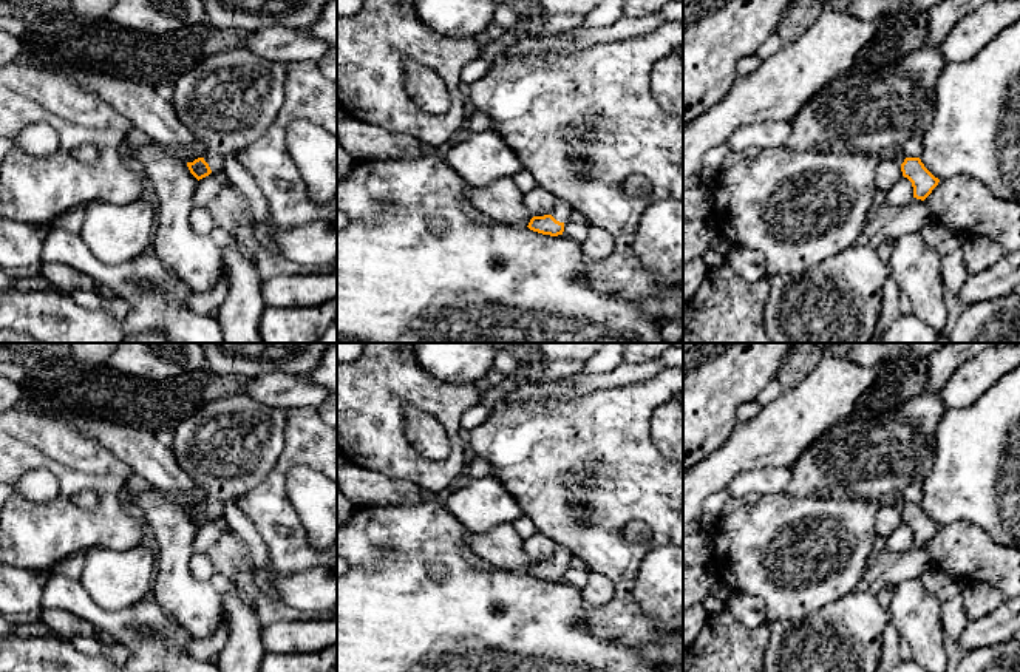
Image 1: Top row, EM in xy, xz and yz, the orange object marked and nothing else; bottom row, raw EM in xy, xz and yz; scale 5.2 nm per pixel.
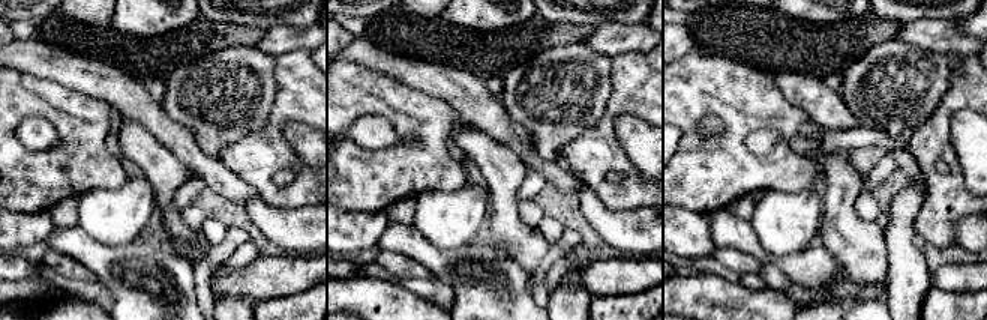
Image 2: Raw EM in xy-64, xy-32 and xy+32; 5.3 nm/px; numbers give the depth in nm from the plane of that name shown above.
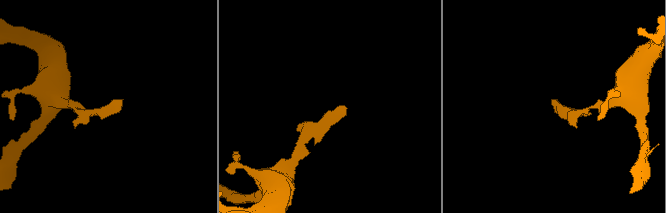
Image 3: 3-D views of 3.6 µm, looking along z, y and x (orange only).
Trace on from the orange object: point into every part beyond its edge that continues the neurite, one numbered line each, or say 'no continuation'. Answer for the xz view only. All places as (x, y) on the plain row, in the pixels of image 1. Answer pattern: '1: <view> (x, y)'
1: xz (563, 556)

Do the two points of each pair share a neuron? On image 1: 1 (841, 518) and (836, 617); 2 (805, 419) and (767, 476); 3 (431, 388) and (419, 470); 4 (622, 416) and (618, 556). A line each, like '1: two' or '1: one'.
1: two
2: two
3: one
4: one

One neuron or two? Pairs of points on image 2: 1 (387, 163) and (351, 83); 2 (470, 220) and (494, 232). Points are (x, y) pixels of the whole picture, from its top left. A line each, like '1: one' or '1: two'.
1: one
2: two

